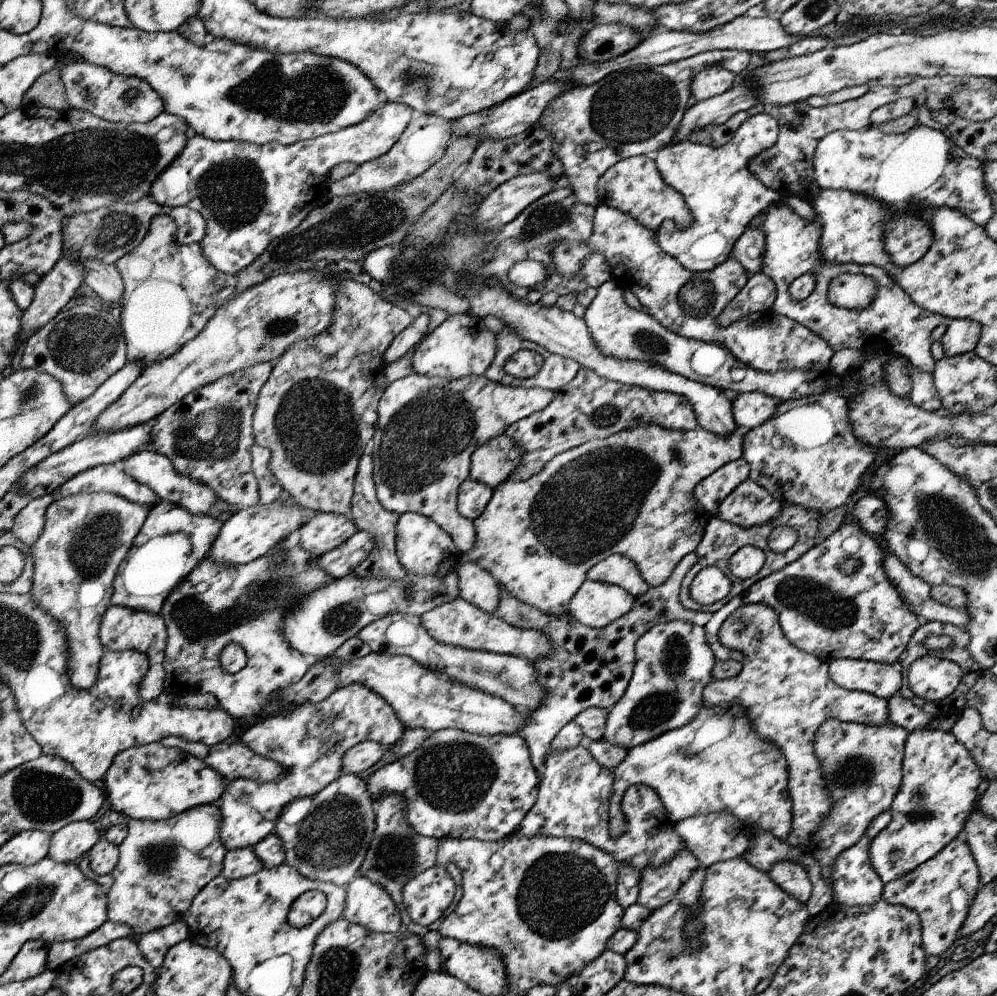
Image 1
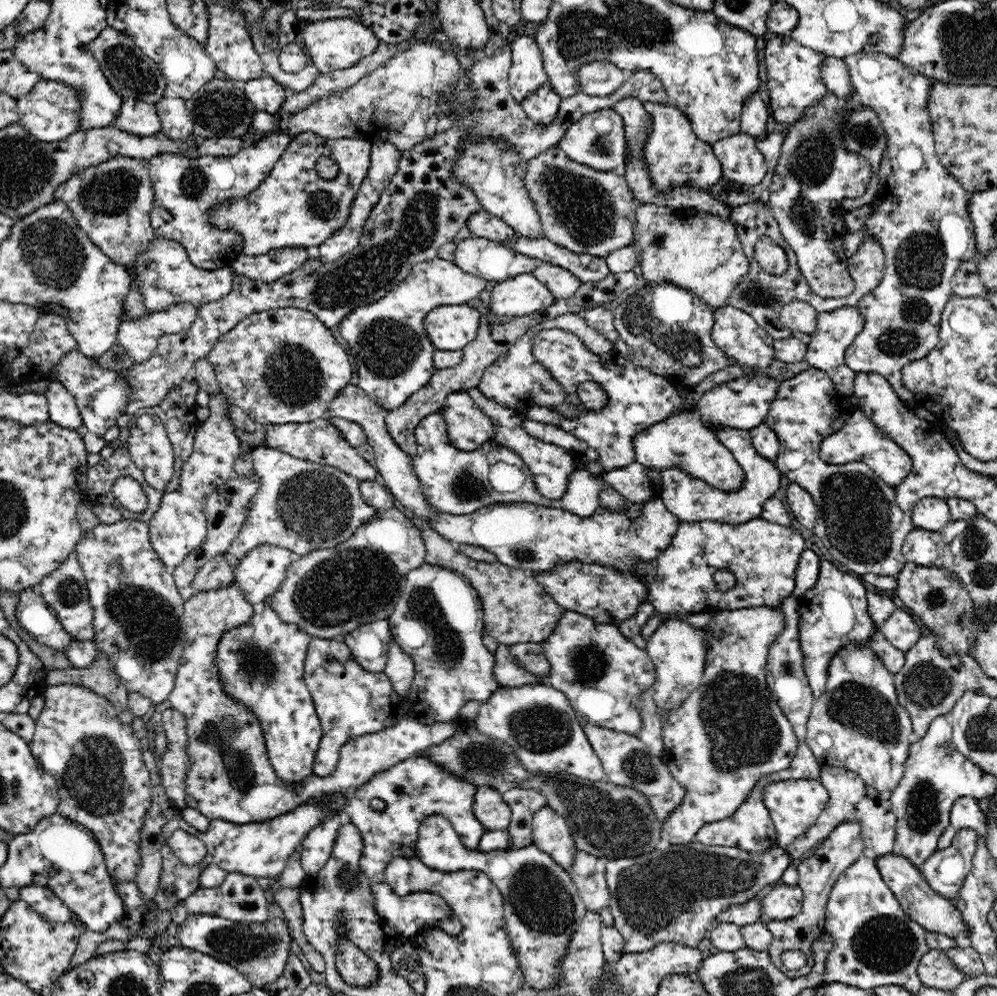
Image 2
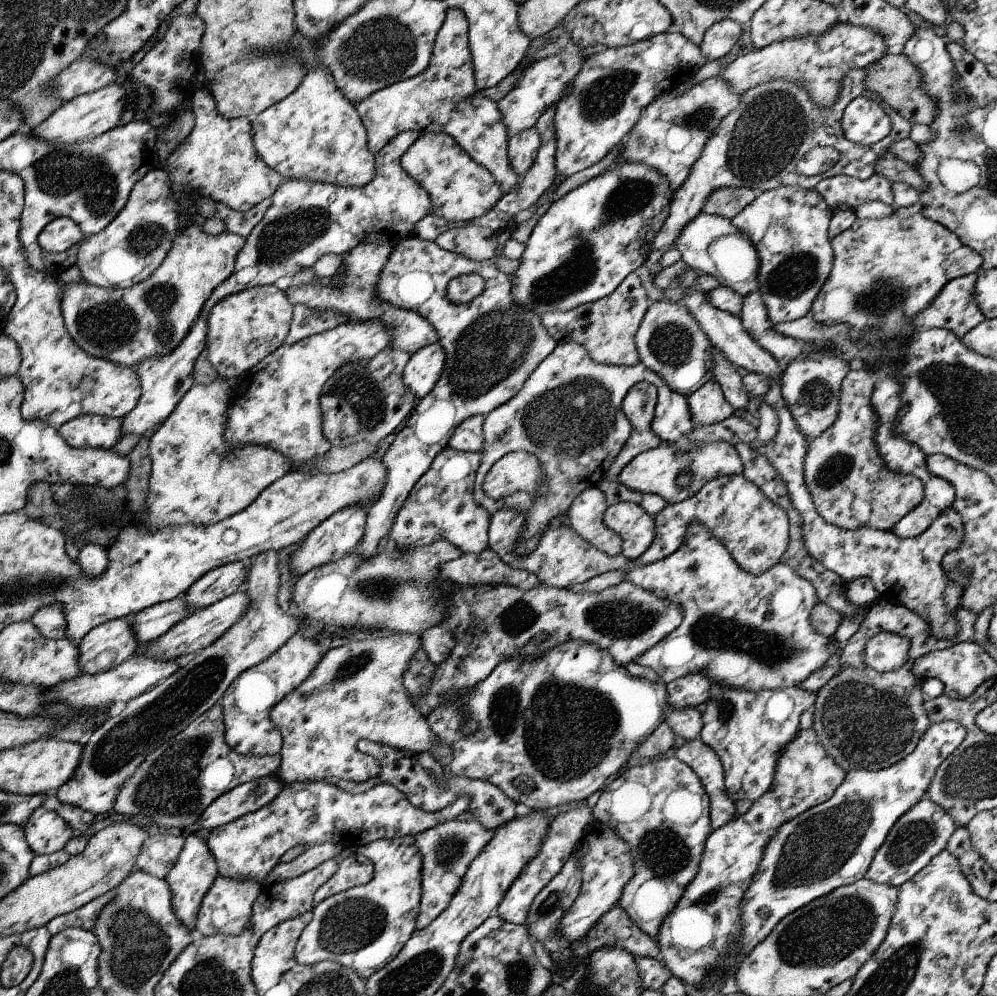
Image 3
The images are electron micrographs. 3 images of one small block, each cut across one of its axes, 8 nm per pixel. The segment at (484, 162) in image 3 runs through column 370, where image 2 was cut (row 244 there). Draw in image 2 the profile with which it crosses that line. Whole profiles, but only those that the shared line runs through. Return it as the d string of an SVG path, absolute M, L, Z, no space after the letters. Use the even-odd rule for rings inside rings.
M112 157L102 164L88 165L72 173L58 185L58 188L55 188L54 200L66 203L88 239L116 265L128 268L135 262L136 254L146 250L150 246L150 240L154 238L153 225L150 222L152 204L154 204L154 187L152 187L146 161L143 159Z

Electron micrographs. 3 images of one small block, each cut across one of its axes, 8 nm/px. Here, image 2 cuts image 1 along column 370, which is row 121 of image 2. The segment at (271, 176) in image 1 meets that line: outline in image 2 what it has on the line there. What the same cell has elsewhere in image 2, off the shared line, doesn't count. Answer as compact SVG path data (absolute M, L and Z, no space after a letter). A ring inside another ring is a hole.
M125 99L112 125L134 136L152 136L161 130L161 117L157 115L155 104Z

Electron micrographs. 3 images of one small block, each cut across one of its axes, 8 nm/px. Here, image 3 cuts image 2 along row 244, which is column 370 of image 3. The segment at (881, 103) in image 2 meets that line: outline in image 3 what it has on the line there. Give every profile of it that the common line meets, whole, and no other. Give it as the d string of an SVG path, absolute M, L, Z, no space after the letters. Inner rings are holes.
M412 836L372 841L360 846L374 864L372 881L334 894L313 907L314 920L295 947L295 957L306 966L335 961L367 980L387 966L410 941L422 893L422 856Z

